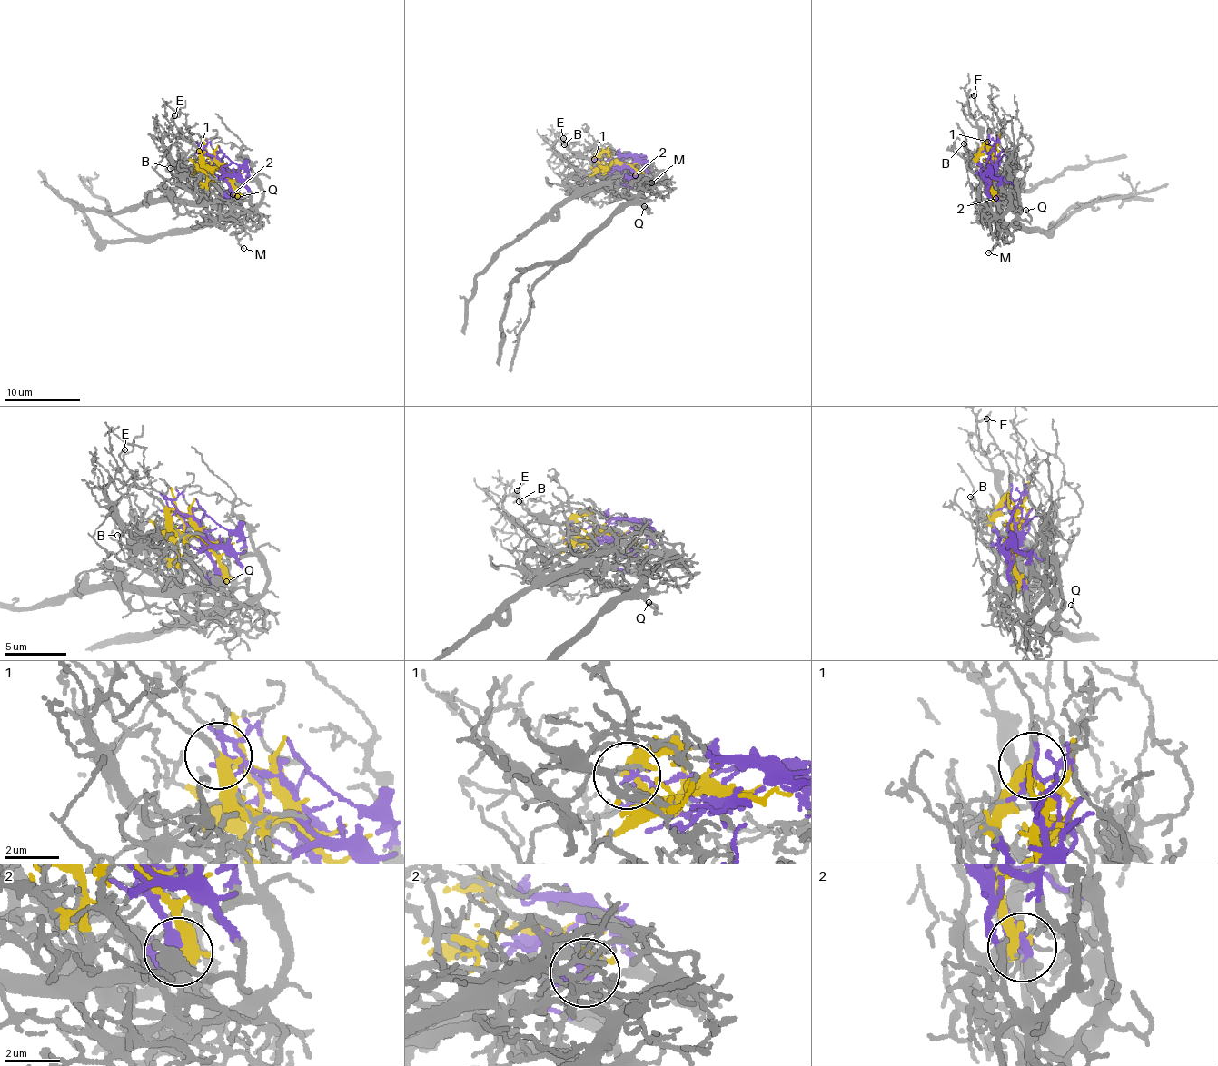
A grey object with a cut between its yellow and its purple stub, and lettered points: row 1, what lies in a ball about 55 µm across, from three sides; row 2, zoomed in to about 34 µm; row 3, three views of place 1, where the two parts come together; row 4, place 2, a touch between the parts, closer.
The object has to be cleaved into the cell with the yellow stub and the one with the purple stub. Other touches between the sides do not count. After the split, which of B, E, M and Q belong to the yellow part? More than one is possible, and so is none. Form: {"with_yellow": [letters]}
{"with_yellow": ["B", "E"]}

